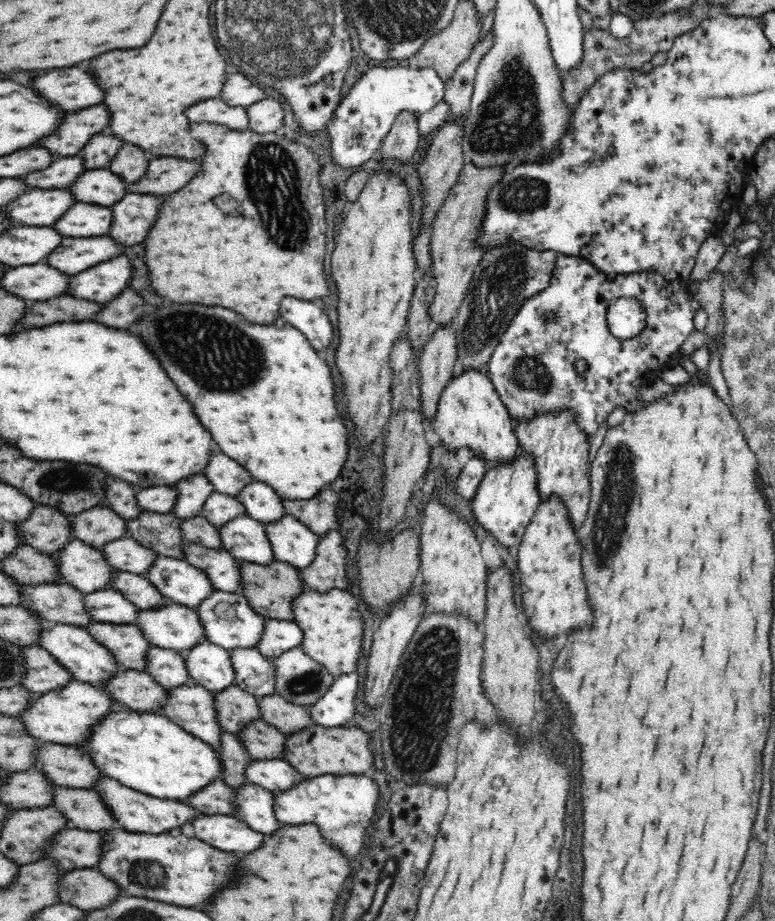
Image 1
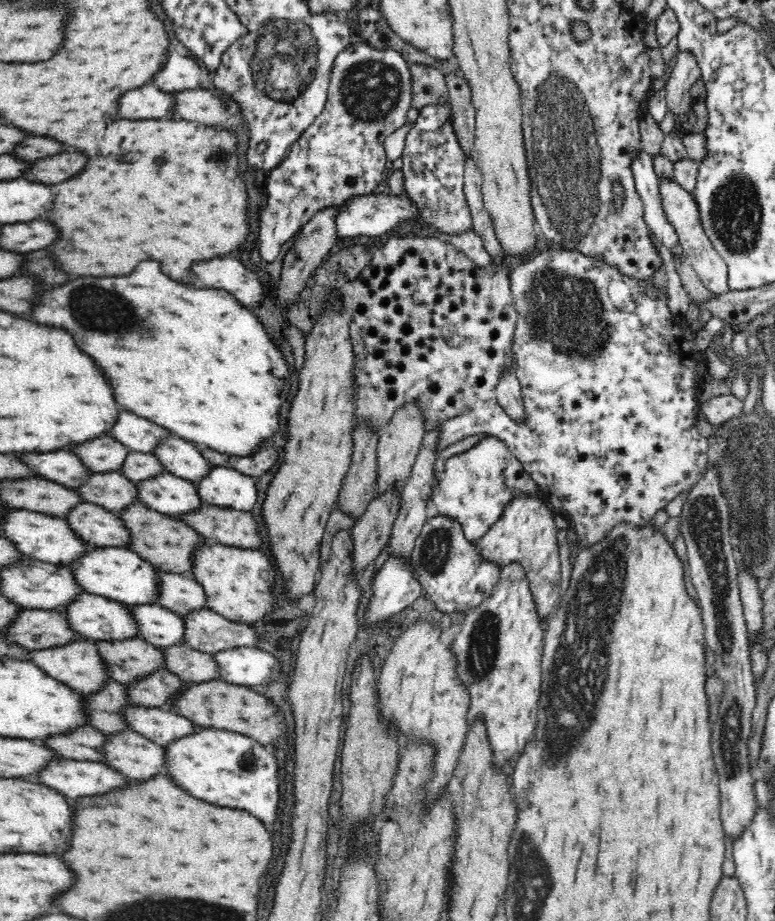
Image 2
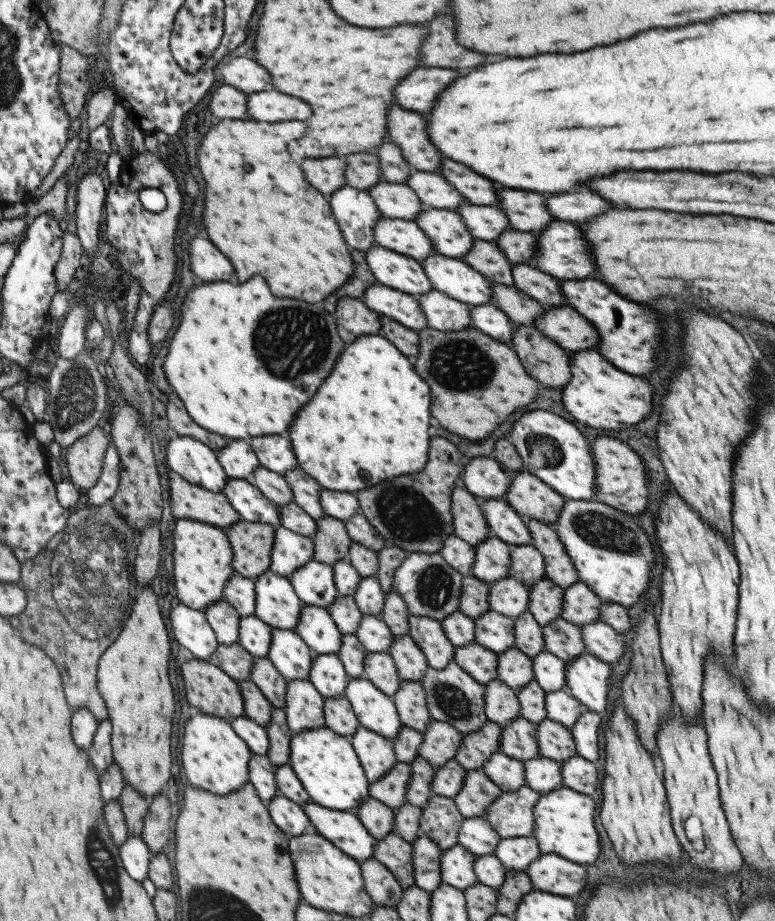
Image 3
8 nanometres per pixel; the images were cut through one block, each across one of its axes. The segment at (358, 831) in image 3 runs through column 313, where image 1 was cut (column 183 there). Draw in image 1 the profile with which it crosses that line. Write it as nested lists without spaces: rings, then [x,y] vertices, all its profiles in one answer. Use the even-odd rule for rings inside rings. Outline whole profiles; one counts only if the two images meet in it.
[[[108,776],[100,777],[93,789],[100,795],[113,819],[127,831],[148,834],[170,833],[173,828],[178,828],[199,815],[197,810],[186,802],[166,800],[144,794],[124,786]]]

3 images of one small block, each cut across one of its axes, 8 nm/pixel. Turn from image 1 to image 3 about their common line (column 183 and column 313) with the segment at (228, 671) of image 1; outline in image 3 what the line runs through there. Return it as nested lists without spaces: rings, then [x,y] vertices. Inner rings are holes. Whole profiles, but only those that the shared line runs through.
[[[272,627],[267,657],[287,680],[307,679],[310,676],[314,654],[294,630]]]

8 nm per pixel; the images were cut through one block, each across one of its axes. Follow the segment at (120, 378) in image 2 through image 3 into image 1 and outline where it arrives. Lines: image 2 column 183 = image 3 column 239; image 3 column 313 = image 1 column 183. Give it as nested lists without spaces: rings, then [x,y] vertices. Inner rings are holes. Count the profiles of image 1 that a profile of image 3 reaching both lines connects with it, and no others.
[[[166,304],[166,306],[148,306],[144,310],[144,316],[130,328],[130,332],[136,334],[156,354],[158,362],[162,364],[170,380],[178,386],[182,396],[186,396],[186,400],[194,406],[194,412],[200,424],[212,434],[212,440],[218,444],[218,448],[249,470],[254,480],[270,485],[282,498],[302,501],[318,496],[320,490],[340,474],[344,458],[348,456],[348,432],[334,401],[335,392],[331,371],[326,366],[326,362],[316,354],[316,350],[310,346],[306,336],[297,328],[292,328],[290,324],[284,324],[282,328],[276,328],[272,324],[260,326],[260,324],[248,322],[246,318],[242,318],[242,314],[236,314],[228,308],[210,308],[200,304]]]

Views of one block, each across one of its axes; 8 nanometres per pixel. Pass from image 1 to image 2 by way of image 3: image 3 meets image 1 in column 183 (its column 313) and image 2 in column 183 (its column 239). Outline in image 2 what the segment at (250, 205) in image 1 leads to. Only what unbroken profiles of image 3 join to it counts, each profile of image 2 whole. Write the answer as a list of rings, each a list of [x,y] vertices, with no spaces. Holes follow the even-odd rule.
[[[152,118],[152,120],[122,120],[124,128],[128,130],[128,138],[140,138],[140,142],[144,144],[146,154],[138,156],[136,152],[128,152],[126,156],[94,156],[86,160],[86,166],[82,170],[80,176],[68,178],[64,182],[52,184],[52,194],[54,194],[54,208],[50,210],[50,214],[46,214],[46,220],[52,222],[60,236],[58,240],[50,246],[51,254],[54,256],[54,262],[60,270],[70,272],[70,274],[78,274],[78,276],[120,276],[120,274],[130,274],[130,270],[140,262],[140,260],[158,260],[162,264],[162,272],[170,274],[170,278],[174,280],[182,280],[182,282],[190,282],[190,266],[194,260],[208,260],[220,254],[228,254],[232,250],[236,250],[234,246],[240,246],[248,234],[248,220],[246,220],[246,188],[244,182],[240,180],[238,174],[238,136],[234,132],[226,132],[214,126],[208,127],[189,120],[174,120],[172,118]],[[134,154],[134,156],[132,156]],[[132,156],[134,162],[128,162],[126,158]],[[126,160],[126,162],[124,162]],[[244,208],[244,210],[242,210]]]

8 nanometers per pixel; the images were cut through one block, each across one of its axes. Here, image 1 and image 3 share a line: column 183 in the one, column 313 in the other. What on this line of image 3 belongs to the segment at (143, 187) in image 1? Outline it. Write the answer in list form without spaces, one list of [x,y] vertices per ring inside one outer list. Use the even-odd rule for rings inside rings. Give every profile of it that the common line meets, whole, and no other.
[[[308,158],[301,162],[304,178],[322,194],[329,196],[346,185],[346,158]]]

